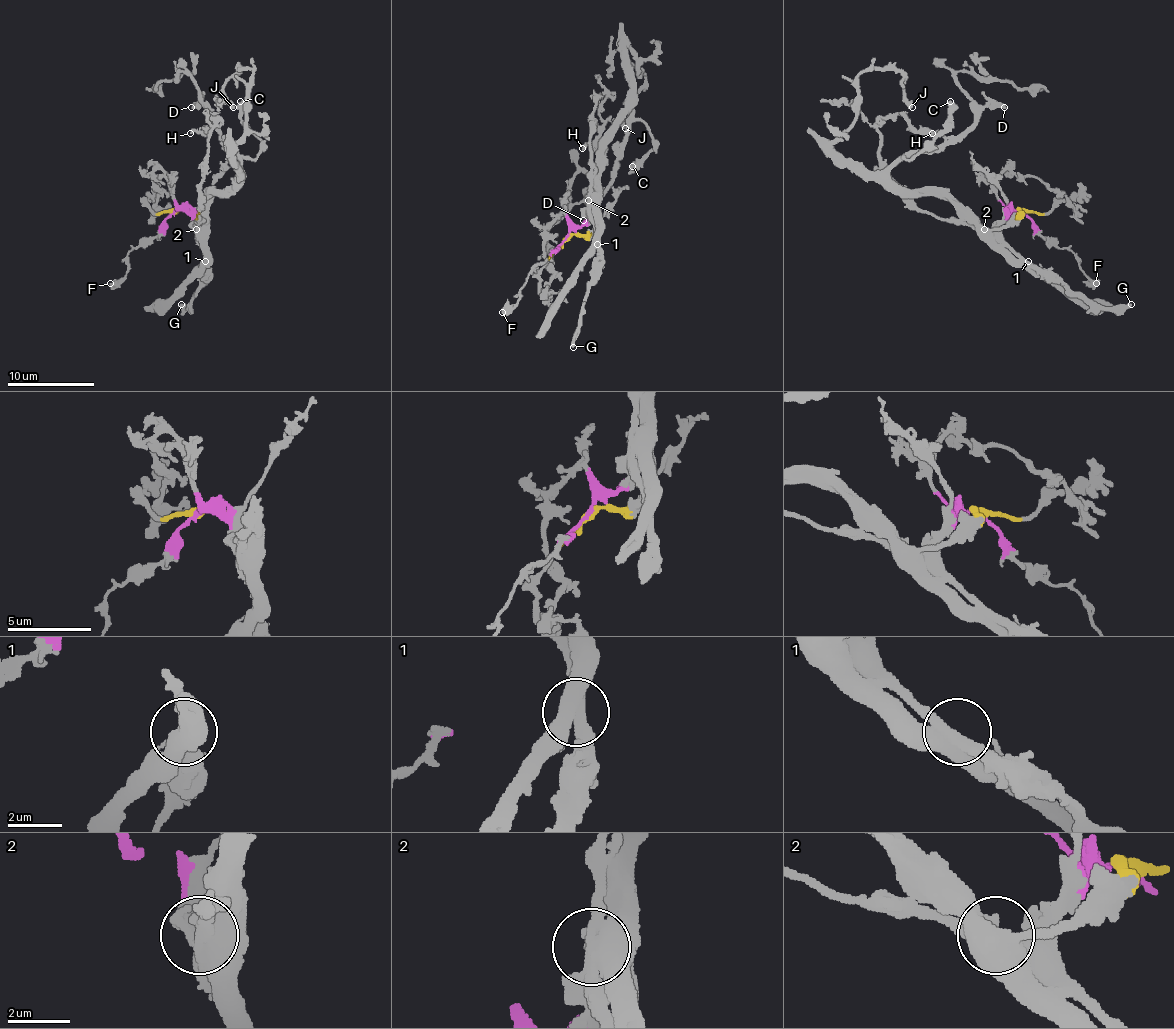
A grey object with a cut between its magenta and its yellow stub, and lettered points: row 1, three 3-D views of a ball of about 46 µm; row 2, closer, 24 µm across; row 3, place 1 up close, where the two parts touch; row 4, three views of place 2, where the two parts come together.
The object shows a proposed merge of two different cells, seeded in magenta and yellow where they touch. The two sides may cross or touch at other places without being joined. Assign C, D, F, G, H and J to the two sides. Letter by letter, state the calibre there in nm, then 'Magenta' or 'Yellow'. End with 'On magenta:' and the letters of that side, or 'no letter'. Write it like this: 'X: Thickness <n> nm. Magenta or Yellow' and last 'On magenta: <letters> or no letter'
C: Thickness 550 nm. Yellow
D: Thickness 360 nm. Yellow
F: Thickness 440 nm. Magenta
G: Thickness 300 nm. Magenta
H: Thickness 280 nm. Magenta
J: Thickness 360 nm. Yellow
On magenta: F, G, H

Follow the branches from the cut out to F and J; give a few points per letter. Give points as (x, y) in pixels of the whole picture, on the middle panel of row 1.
F: (567, 238), (538, 264), (519, 291), (519, 299), (501, 312)
J: (567, 238), (599, 221), (599, 164), (625, 105), (628, 49), (645, 81), (630, 114), (617, 118), (625, 127)

